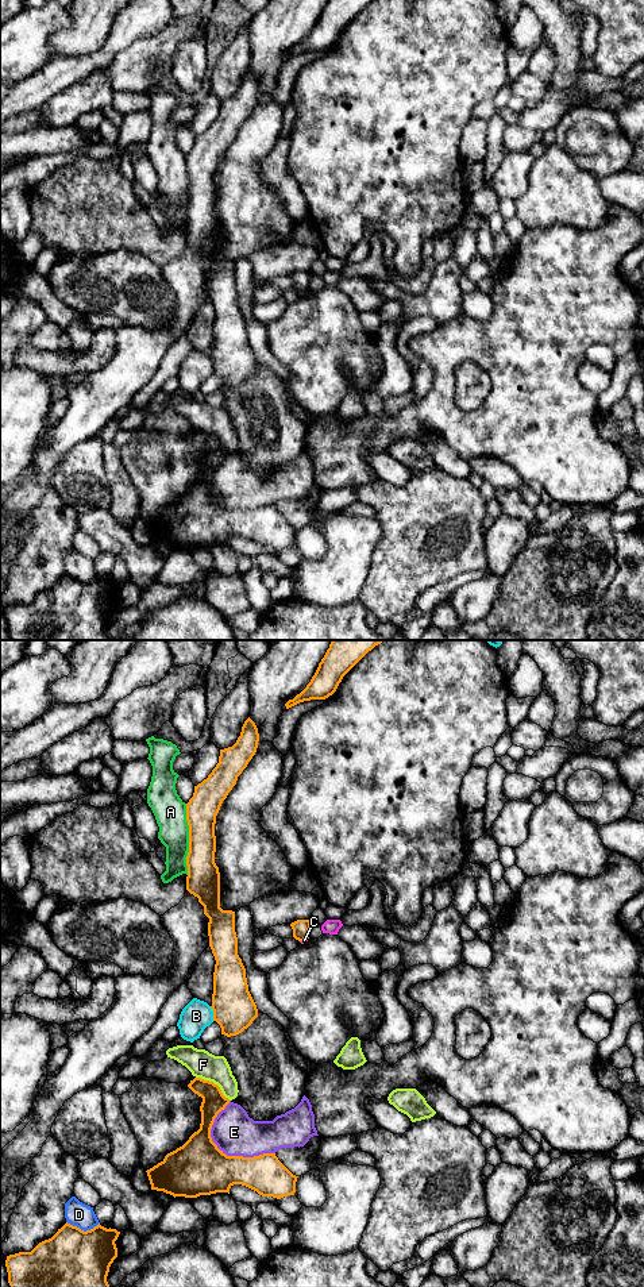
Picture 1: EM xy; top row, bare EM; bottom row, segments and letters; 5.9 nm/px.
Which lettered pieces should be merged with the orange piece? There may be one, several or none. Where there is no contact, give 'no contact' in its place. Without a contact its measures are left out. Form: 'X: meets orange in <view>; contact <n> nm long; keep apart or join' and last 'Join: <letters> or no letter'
A: meets orange in xy; contact 420 nm long; keep apart
B: meets orange in xy; contact 90 nm long; keep apart
C: meets orange in xy; contact 50 nm long; keep apart
D: meets orange in xy; contact 200 nm long; keep apart
E: meets orange in xy; contact 420 nm long; keep apart
F: meets orange in xy; contact 240 nm long; keep apart
Join: no letter

